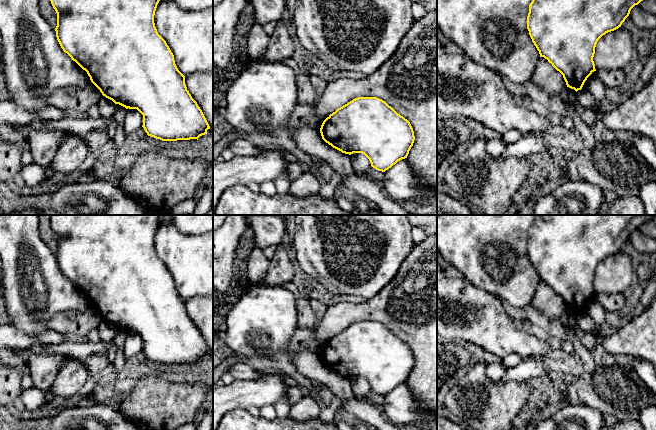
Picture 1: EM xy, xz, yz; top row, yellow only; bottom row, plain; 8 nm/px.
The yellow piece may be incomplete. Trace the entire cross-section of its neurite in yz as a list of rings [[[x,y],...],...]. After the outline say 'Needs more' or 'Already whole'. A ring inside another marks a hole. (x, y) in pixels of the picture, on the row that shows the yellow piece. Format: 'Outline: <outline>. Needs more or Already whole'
Outline: [[[532,0],[527,16],[527,29],[540,57],[547,59],[563,75],[567,87],[577,92],[596,71],[593,57],[598,40],[621,27],[631,9],[641,1],[643,0]]]. Already whole

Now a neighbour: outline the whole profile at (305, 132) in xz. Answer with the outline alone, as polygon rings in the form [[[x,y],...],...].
[[[304,125],[293,133],[296,146],[311,157],[317,157],[341,175],[341,184],[377,208],[381,215],[413,215],[404,210],[401,203],[389,198],[376,181],[354,172],[349,154],[326,143],[320,130]]]

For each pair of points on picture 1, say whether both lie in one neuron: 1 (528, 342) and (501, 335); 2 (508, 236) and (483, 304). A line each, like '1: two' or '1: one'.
1: one
2: two

